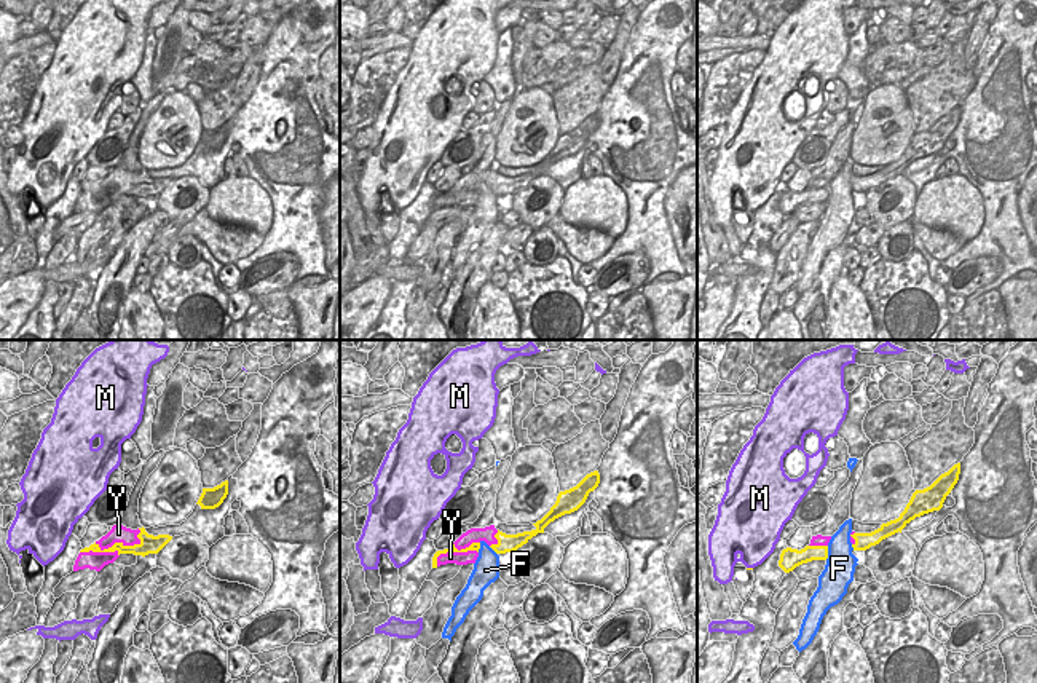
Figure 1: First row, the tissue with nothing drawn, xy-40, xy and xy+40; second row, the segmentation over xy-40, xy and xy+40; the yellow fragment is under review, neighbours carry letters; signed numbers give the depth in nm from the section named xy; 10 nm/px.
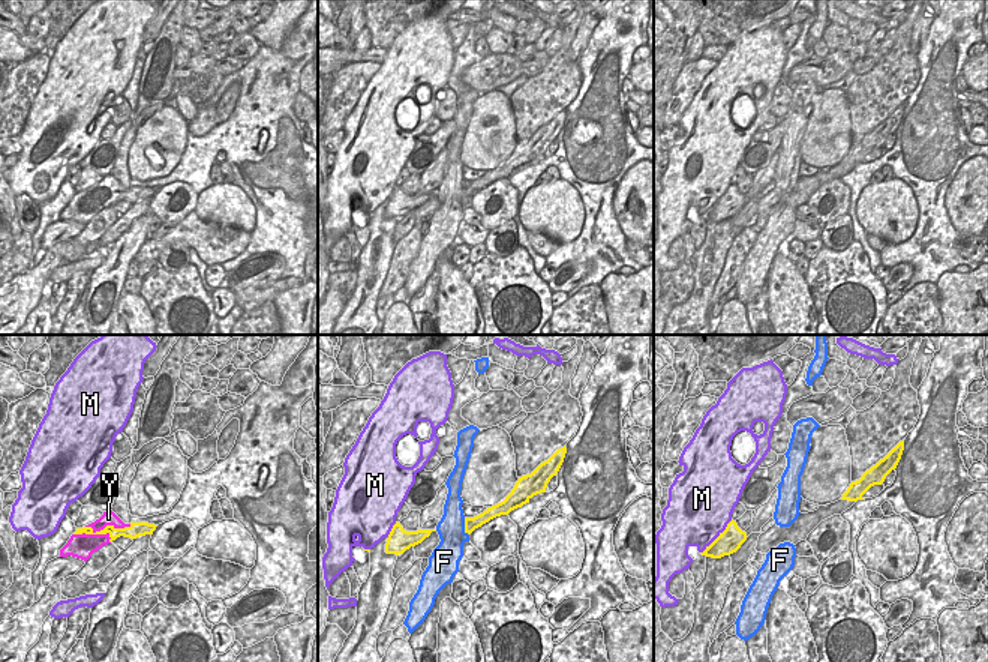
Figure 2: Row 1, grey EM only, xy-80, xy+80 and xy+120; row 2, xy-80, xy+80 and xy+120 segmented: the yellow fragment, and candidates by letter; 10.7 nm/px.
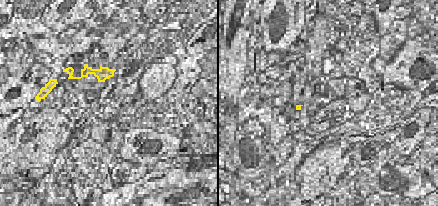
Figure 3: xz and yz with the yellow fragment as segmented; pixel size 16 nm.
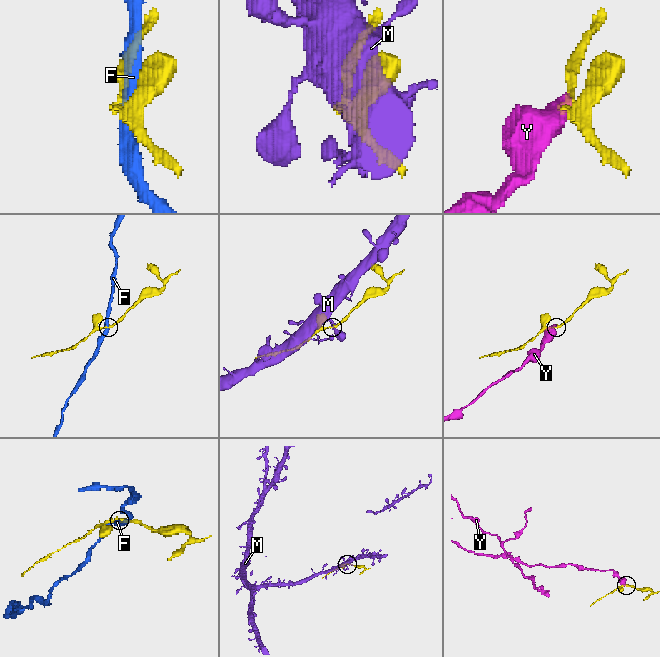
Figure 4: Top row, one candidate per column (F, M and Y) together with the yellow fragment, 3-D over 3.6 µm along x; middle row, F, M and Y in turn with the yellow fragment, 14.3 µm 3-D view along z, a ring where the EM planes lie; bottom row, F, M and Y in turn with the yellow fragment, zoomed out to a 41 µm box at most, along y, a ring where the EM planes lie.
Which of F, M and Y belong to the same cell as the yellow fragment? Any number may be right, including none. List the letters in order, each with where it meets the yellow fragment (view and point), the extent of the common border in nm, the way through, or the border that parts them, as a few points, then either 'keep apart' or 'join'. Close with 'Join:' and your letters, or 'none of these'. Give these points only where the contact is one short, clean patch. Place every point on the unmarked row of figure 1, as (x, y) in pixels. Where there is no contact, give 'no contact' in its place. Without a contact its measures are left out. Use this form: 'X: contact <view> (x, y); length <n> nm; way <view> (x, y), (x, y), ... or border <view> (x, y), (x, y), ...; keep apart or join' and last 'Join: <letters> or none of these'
F: contact xy+40 (827, 195); length 150 nm; border xy+40 (828, 189), (825, 201); keep apart
M: contact xy+40 (750, 211); length 70 nm; keep apart
Y: contact xy-40 (115, 185); length 650 nm; keep apart
Join: none of these

